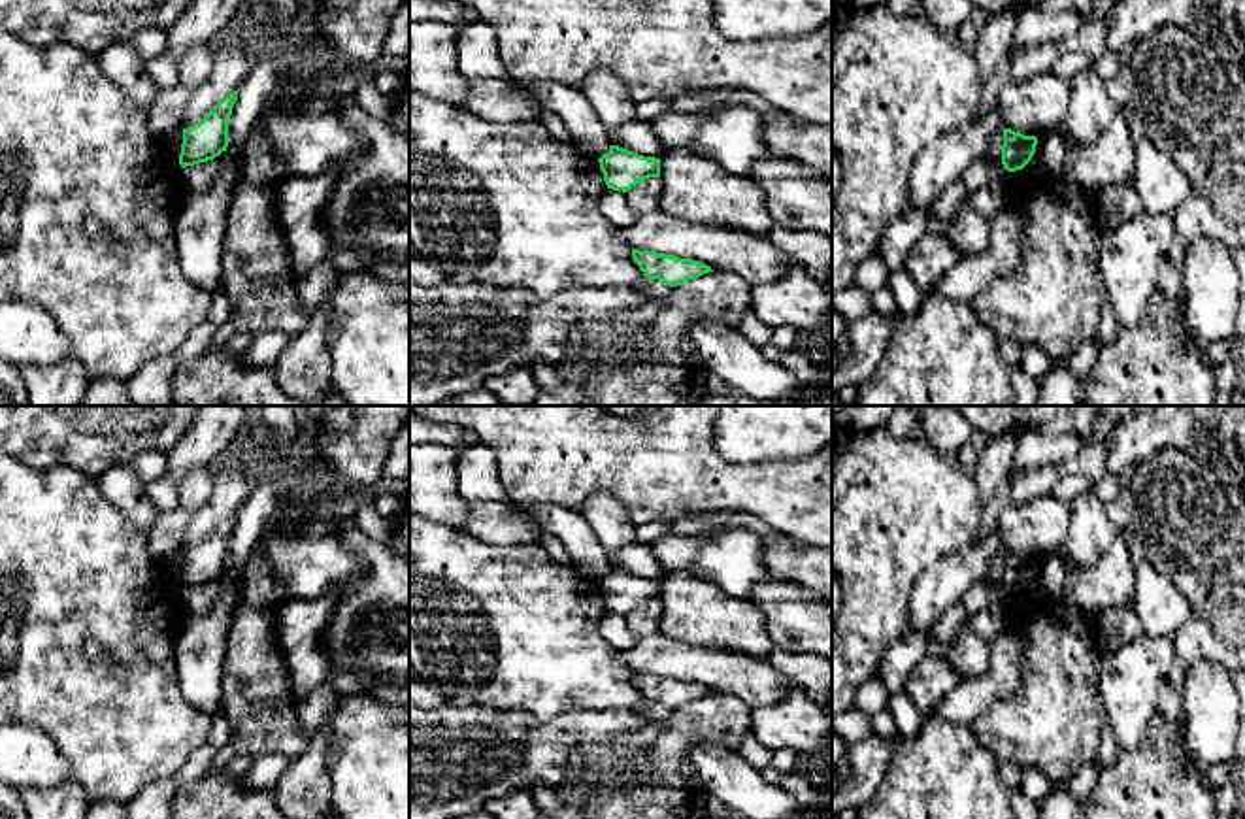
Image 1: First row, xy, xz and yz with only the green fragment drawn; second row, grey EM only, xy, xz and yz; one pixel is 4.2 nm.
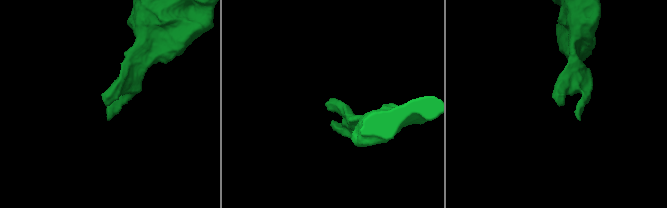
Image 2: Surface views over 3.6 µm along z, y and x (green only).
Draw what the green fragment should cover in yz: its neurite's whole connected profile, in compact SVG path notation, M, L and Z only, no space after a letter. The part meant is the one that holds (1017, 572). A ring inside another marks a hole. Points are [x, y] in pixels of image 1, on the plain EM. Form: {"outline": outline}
{"outline": "M1004 551L1002 587L1007 594L1022 593L1034 579L1038 568L1036 559L1024 559L1011 551Z"}

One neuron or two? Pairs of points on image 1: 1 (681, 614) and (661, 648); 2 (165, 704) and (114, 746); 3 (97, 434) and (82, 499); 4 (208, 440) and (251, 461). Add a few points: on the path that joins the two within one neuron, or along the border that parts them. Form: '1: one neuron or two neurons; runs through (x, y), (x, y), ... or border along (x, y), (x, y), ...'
1: two neurons; border along (657, 633), (672, 640), (710, 646)
2: one neuron; runs through (151, 718), (142, 727), (132, 727), (127, 733)
3: two neurons; border along (44, 468), (74, 467), (95, 480)
4: two neurons; border along (242, 442), (236, 448)

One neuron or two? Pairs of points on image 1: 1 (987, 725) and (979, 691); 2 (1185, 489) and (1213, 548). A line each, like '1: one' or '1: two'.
1: two
2: one

